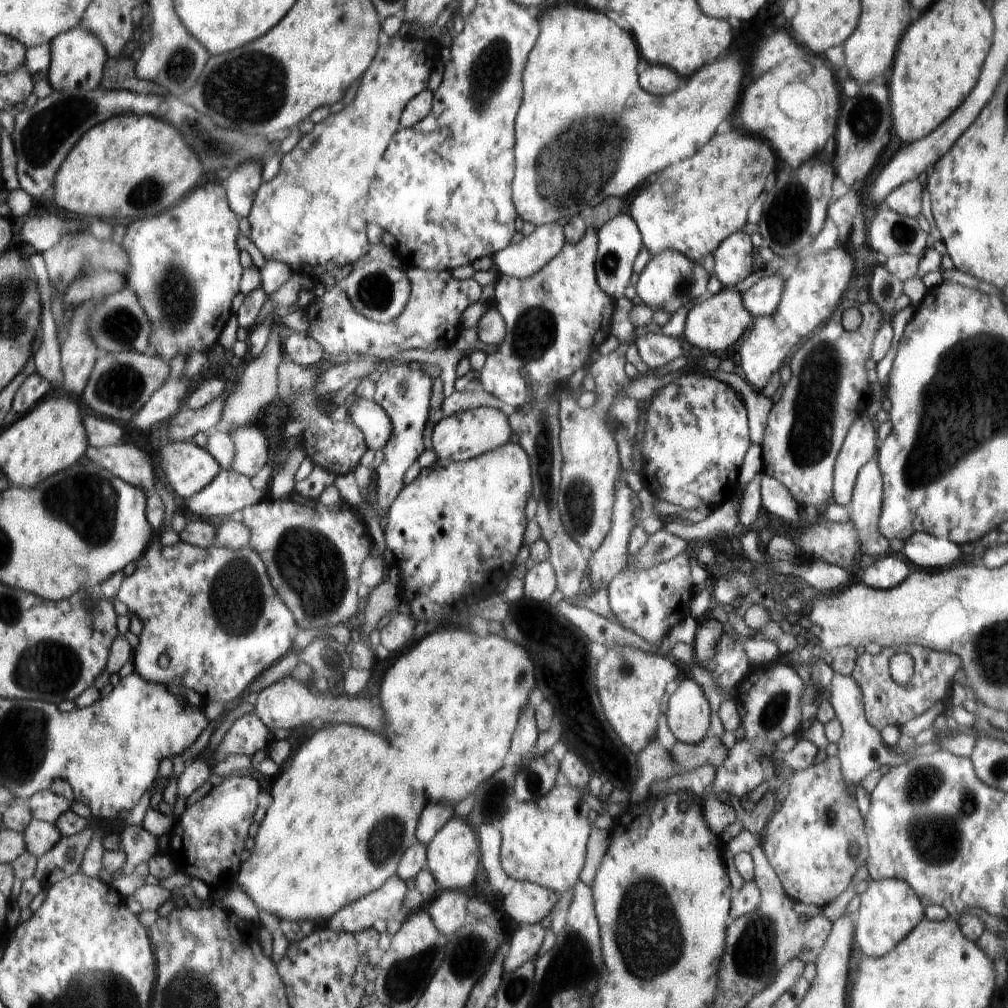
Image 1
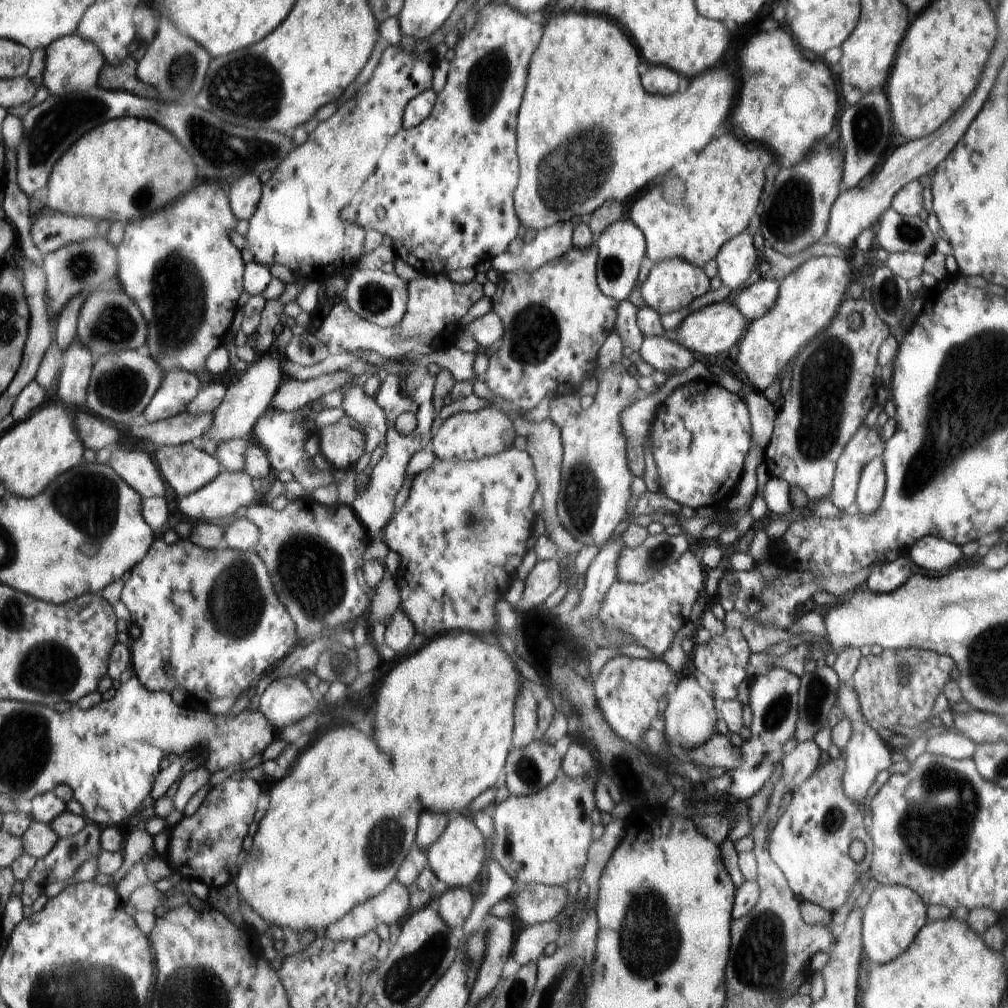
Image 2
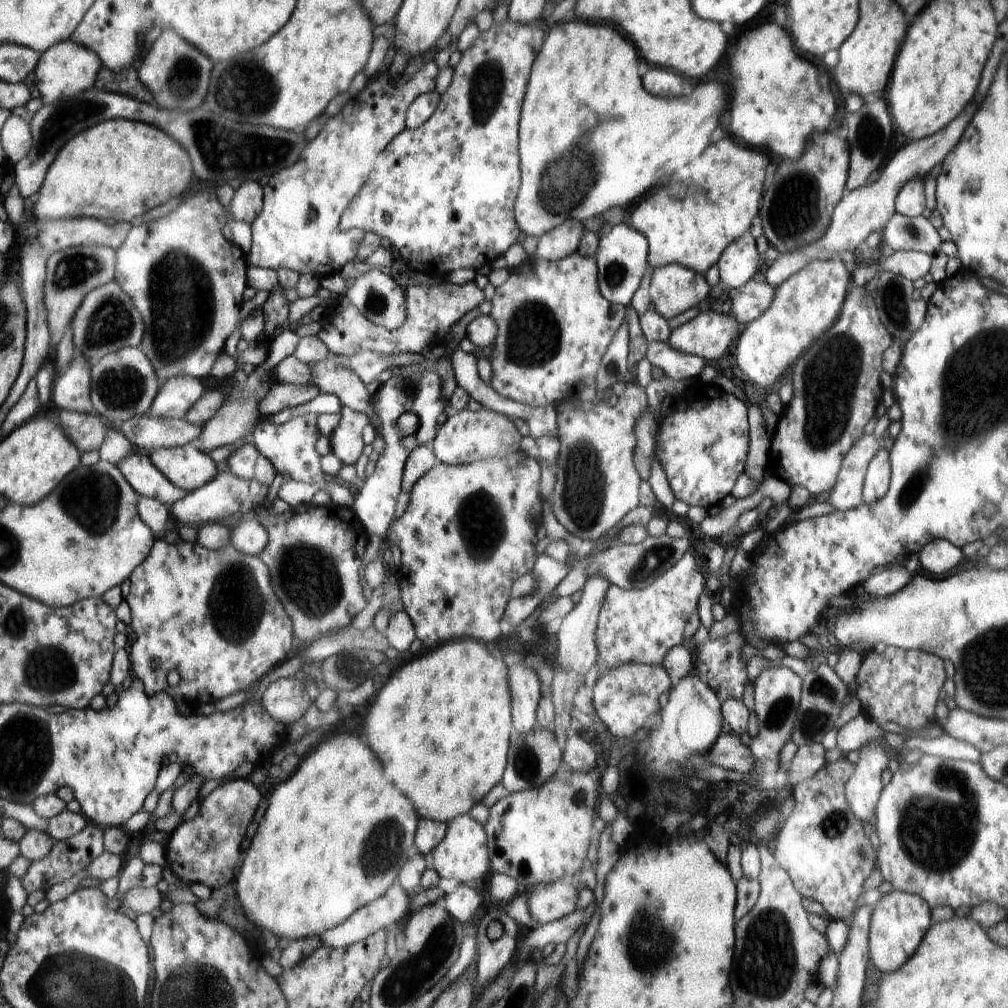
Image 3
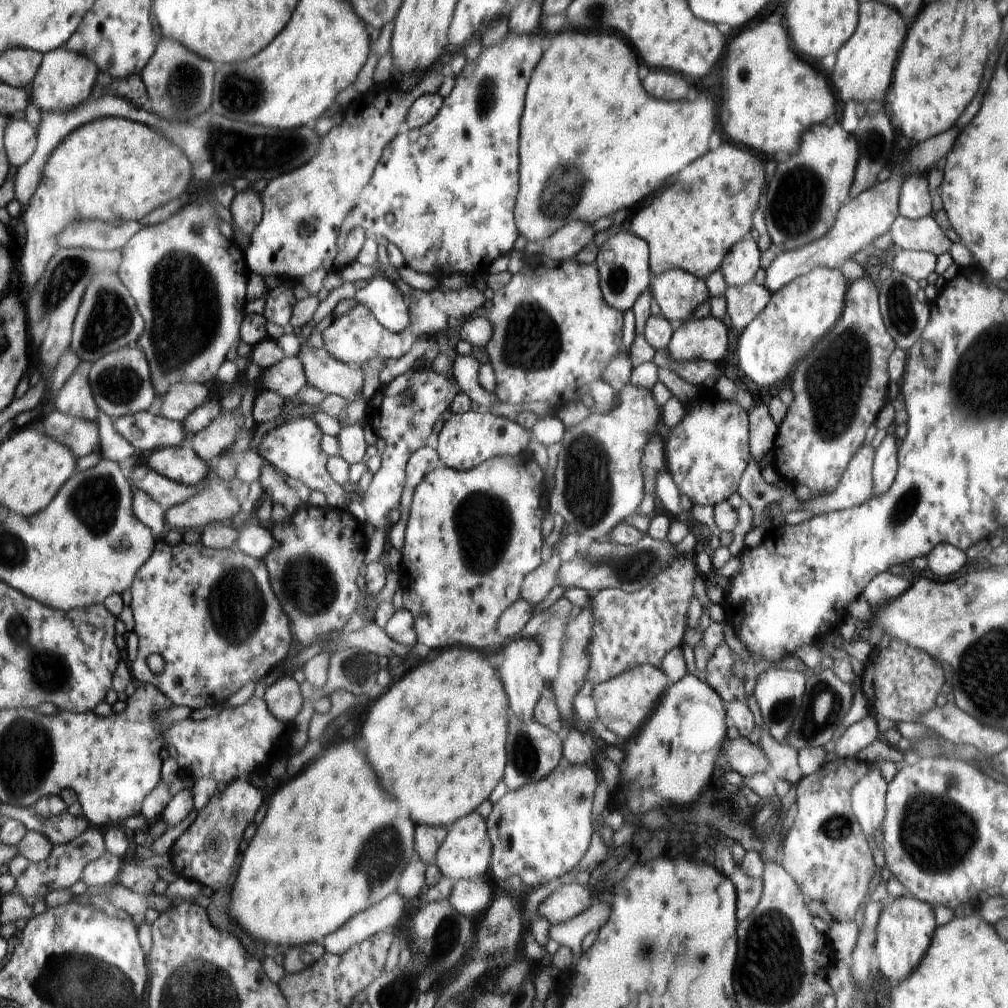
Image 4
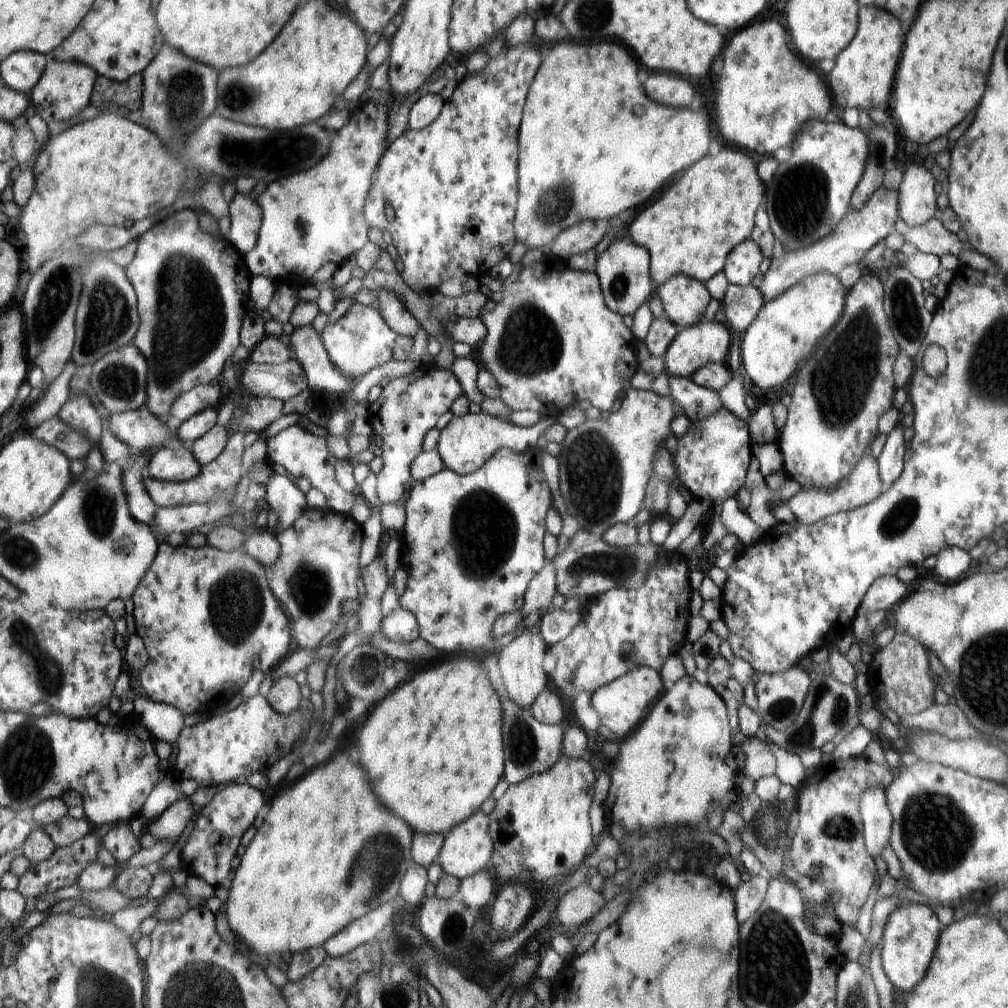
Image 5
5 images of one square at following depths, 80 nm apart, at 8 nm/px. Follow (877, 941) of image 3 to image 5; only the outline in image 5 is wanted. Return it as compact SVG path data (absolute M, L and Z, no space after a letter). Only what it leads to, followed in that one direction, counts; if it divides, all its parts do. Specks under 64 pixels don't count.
M903 902L891 912L883 932L882 950L876 954L881 957L884 972L894 988L911 993L924 980L941 930L937 914L926 905Z

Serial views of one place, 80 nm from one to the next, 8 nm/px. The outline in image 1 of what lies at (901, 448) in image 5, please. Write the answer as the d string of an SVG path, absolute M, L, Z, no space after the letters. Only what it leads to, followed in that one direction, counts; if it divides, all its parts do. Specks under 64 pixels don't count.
M876 458L868 461L859 470L851 500L852 522L863 546L861 554L890 554L888 539L877 529L877 520L882 510L883 480Z

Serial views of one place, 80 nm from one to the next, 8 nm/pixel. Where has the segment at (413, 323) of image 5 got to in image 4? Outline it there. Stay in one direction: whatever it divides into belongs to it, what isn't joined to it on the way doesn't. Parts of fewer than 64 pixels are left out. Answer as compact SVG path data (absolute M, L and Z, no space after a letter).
M382 277L372 278L362 290L356 291L355 299L359 304L363 304L366 308L369 308L383 327L394 333L402 332L411 323L411 314L409 313L408 304L403 294L388 279Z

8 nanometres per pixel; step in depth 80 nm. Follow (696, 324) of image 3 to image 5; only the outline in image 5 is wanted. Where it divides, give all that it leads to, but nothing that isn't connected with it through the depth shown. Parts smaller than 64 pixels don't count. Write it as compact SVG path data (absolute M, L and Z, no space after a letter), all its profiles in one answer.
M708 319L706 322L680 329L668 352L663 356L664 372L673 377L690 378L698 369L709 363L722 363L728 354L728 348L730 348L730 334L724 325L715 320Z

